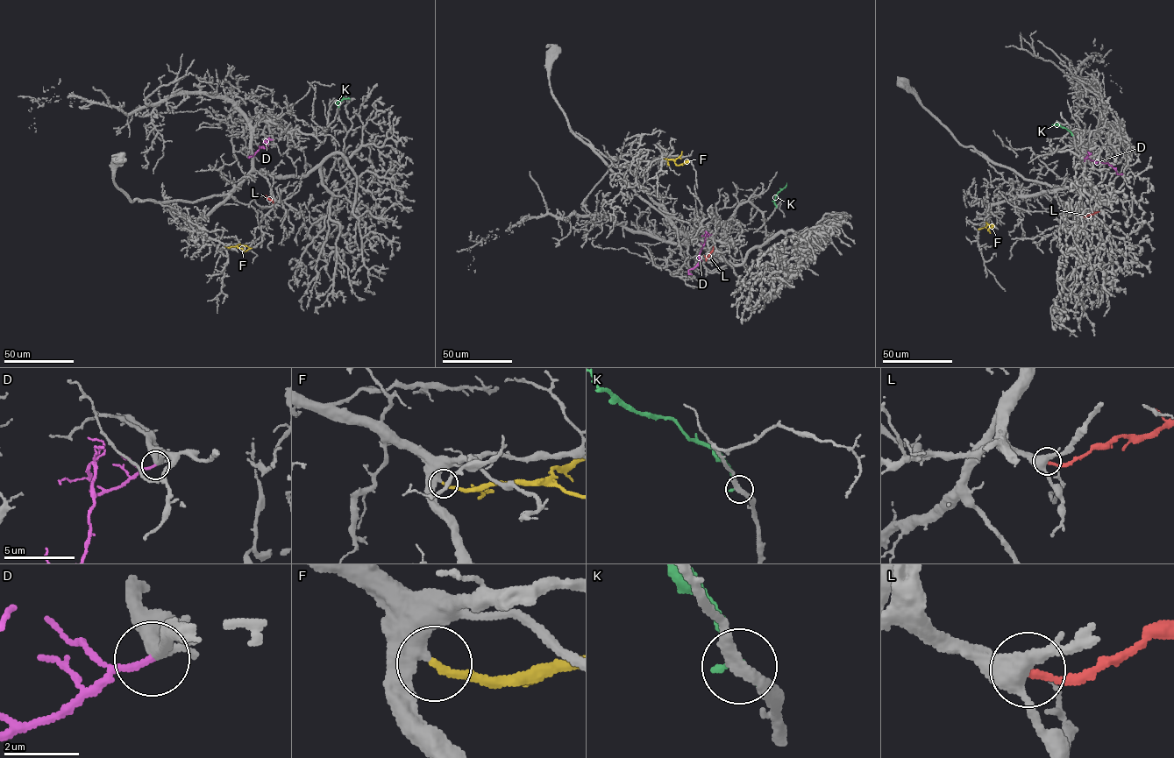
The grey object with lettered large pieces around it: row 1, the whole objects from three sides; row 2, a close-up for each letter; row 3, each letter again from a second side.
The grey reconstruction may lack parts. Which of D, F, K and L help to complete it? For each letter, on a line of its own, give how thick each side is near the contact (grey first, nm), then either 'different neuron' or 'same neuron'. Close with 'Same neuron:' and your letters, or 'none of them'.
D: calibres 320 and 160 nm; different neuron
F: calibres 420 and 240 nm; same neuron
K: calibres 360 and 320 nm; same neuron
L: calibres 400 and 200 nm; same neuron
Same neuron: F, K, L

